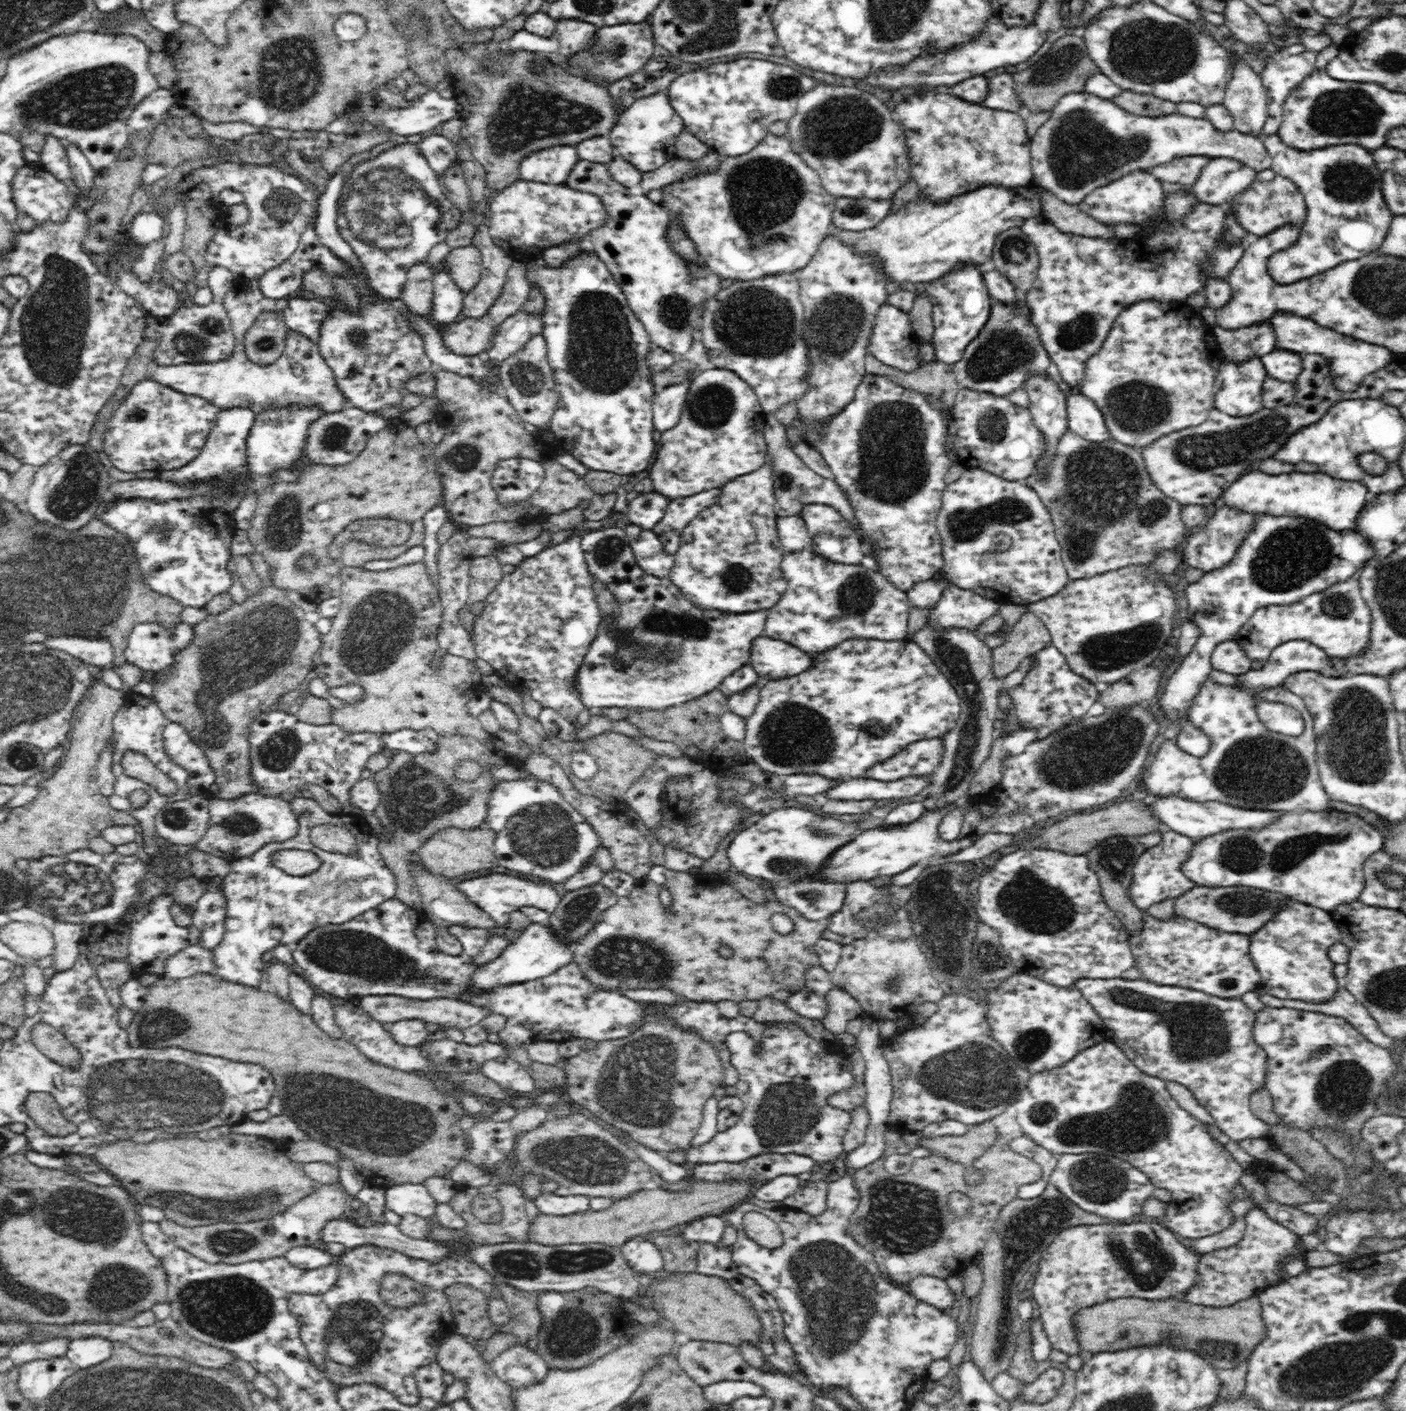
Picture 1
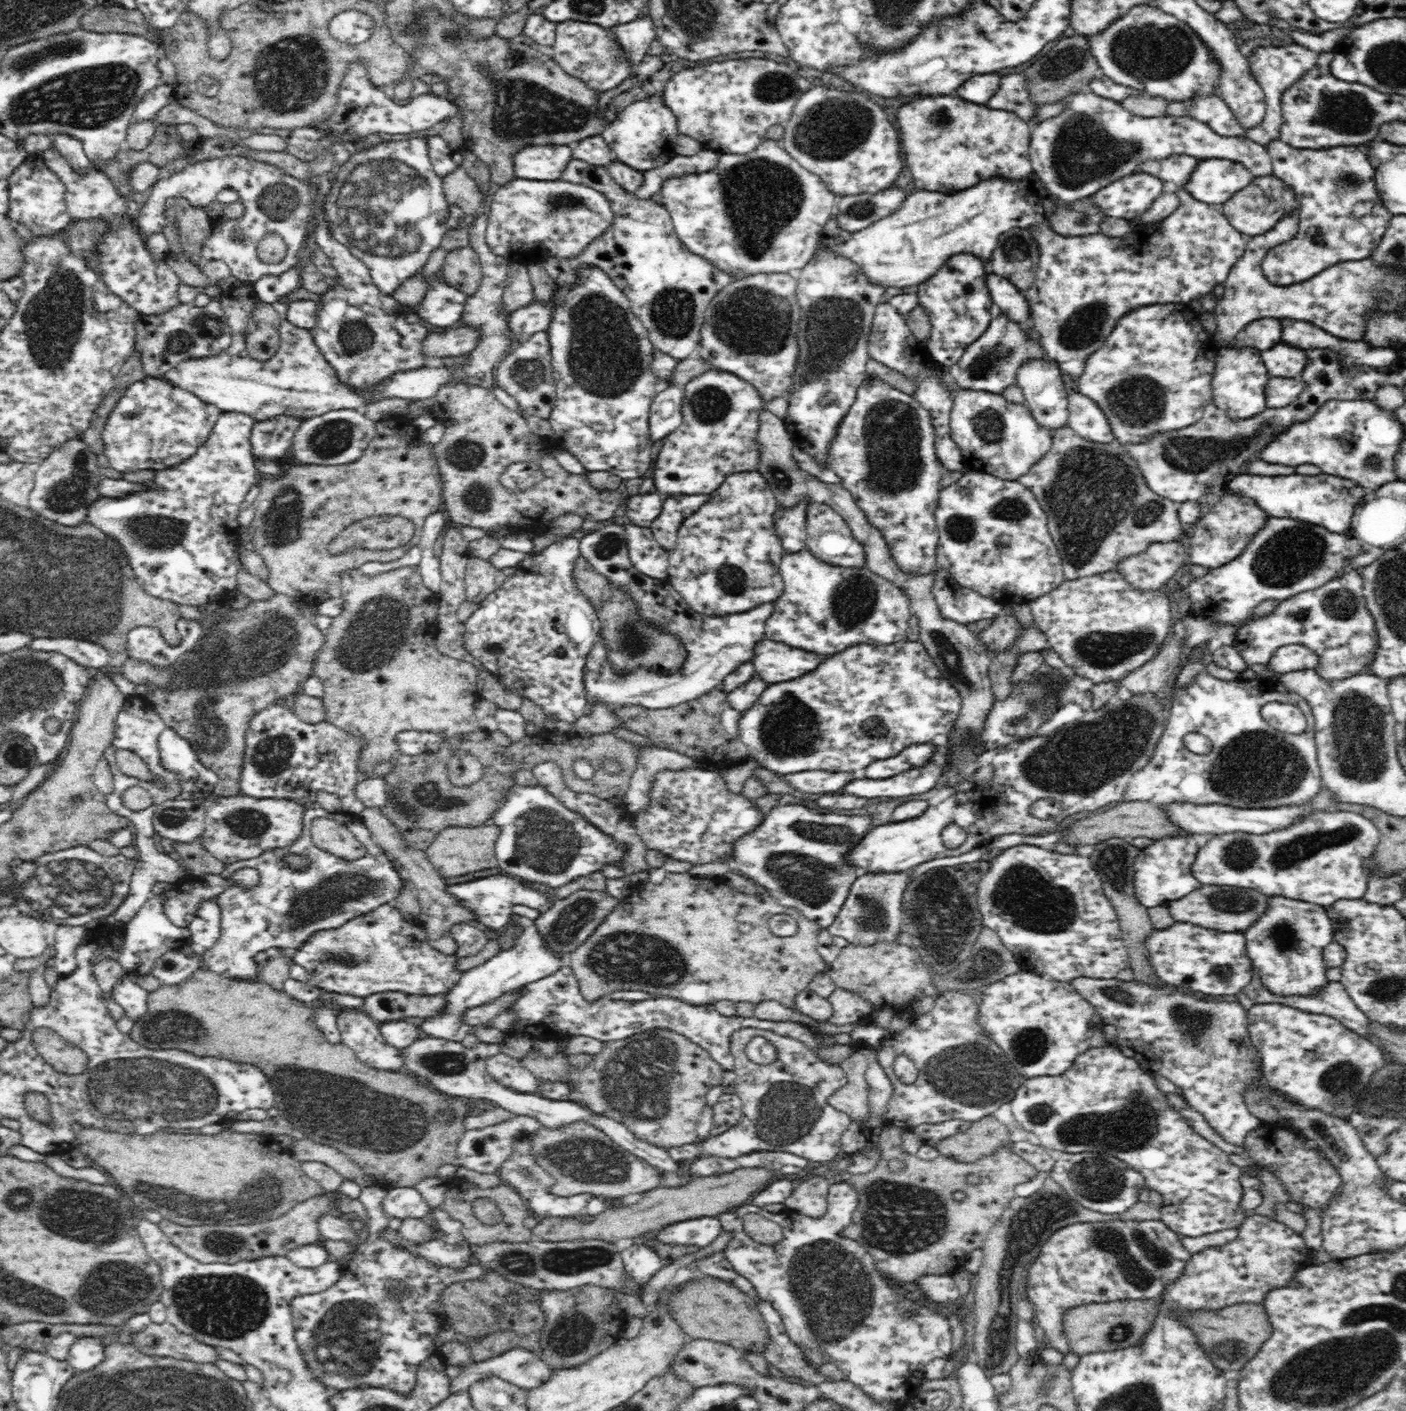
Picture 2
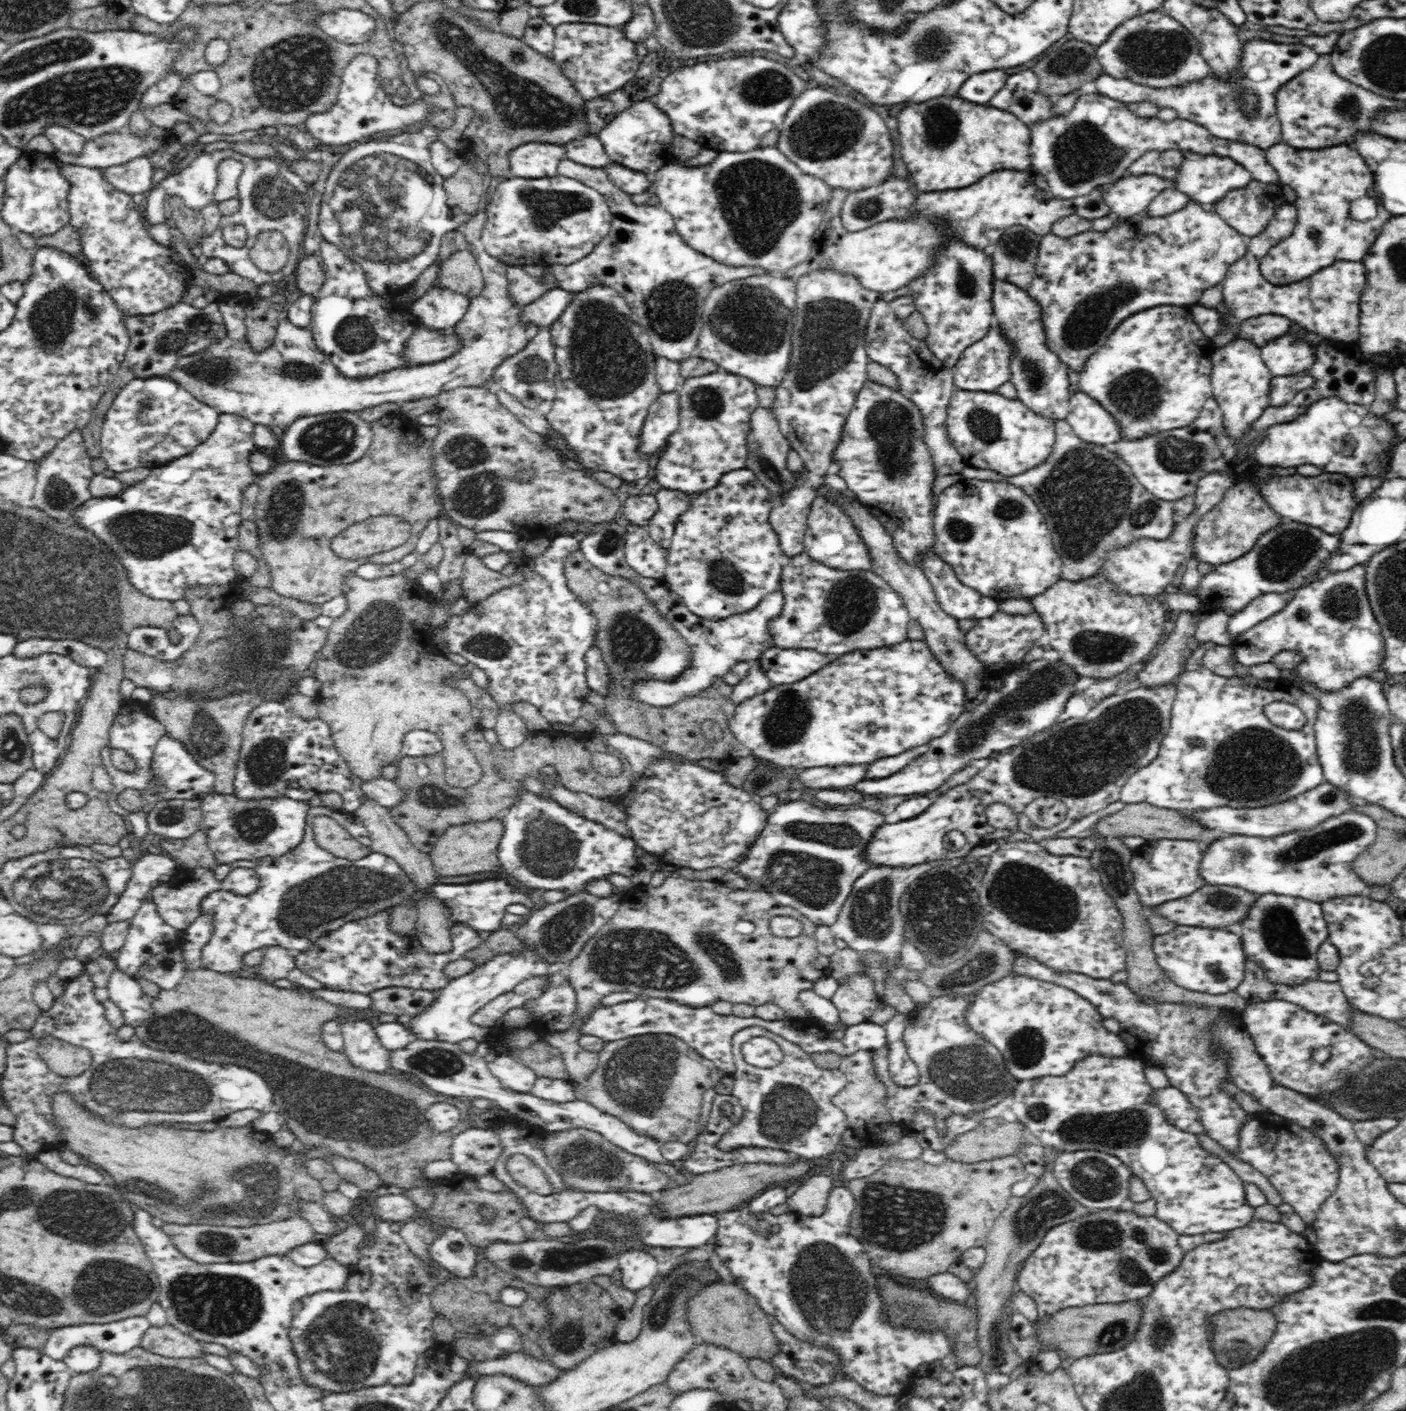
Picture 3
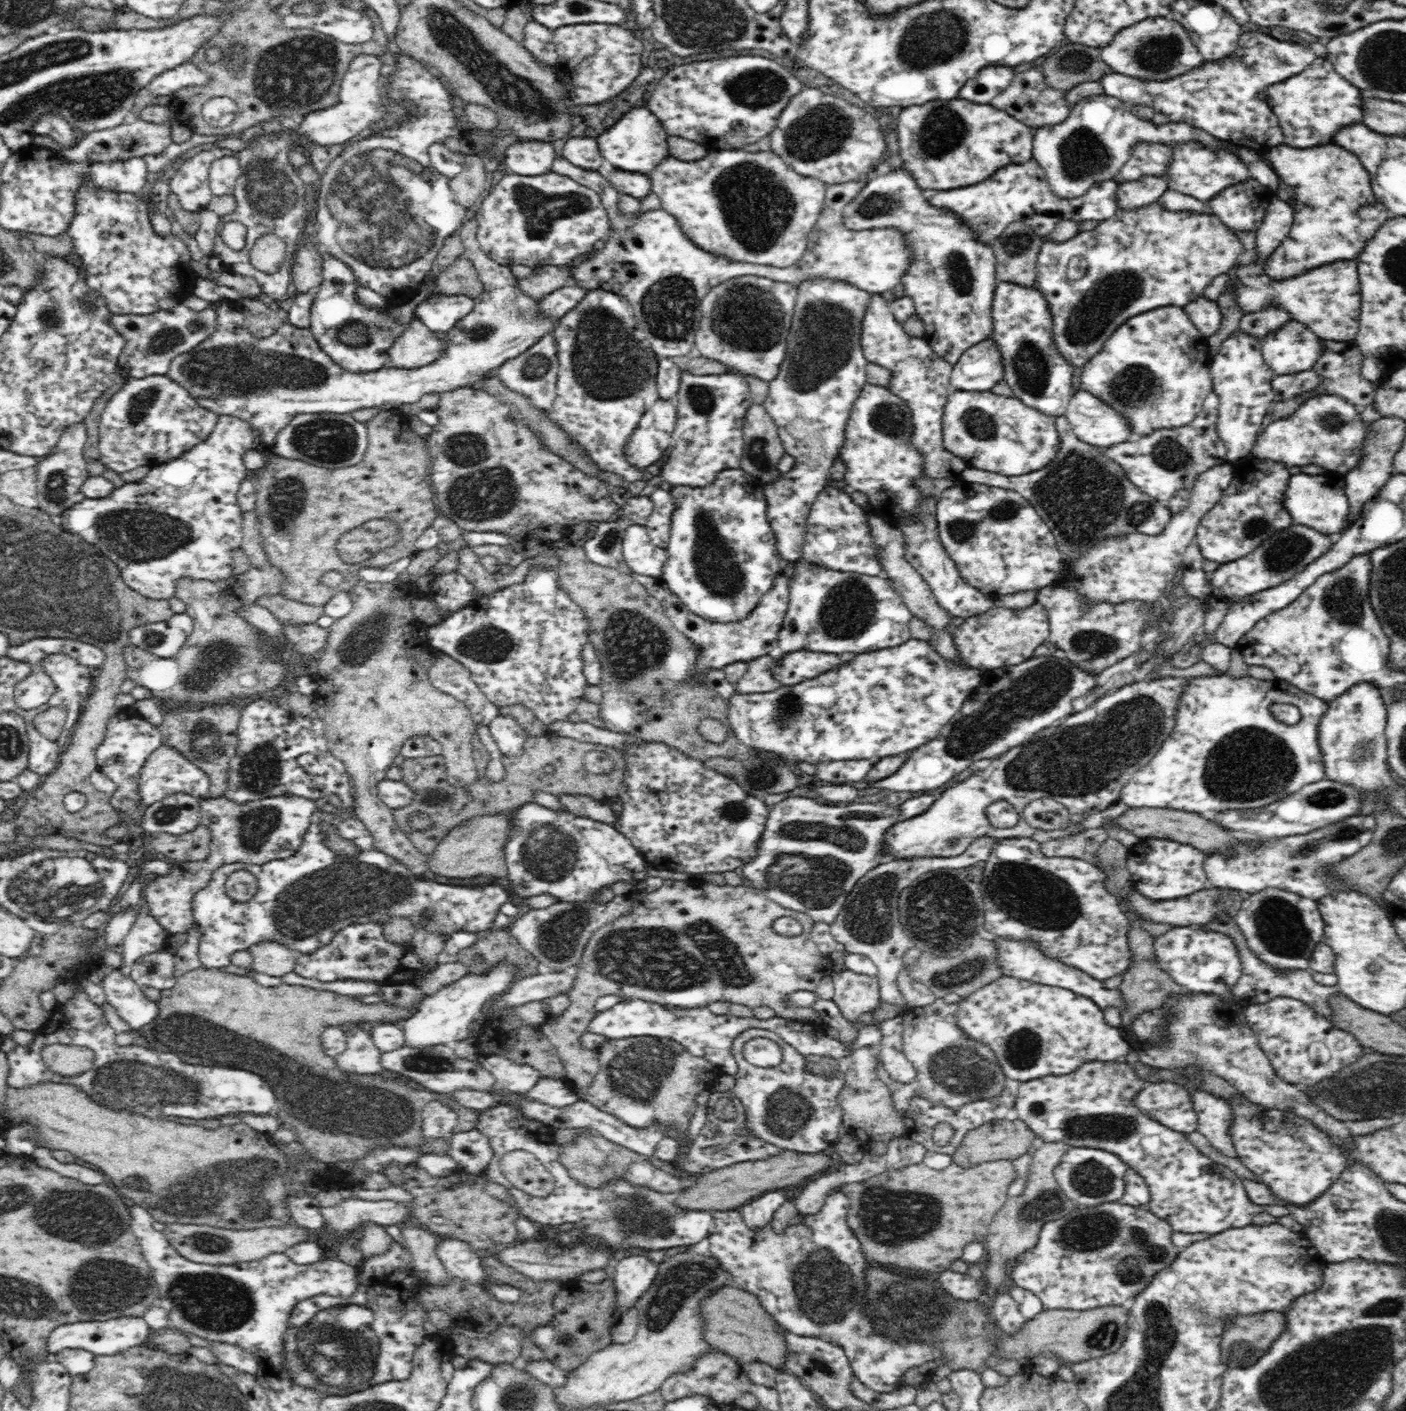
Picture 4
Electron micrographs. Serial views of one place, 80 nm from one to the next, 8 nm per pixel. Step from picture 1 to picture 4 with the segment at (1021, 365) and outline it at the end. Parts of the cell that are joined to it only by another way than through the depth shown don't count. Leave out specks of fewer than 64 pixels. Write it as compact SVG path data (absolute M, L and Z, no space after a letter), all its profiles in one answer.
M992 338L965 350L953 365L950 384L954 390L985 392L1004 379L1000 351Z

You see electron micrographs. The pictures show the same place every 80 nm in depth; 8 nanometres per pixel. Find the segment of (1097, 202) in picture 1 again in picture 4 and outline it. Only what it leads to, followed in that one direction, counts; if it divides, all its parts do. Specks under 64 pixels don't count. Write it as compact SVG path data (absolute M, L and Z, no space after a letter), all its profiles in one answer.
M1143 176L1135 181L1119 183L1117 201L1119 208L1140 208L1157 202L1169 189L1164 176Z

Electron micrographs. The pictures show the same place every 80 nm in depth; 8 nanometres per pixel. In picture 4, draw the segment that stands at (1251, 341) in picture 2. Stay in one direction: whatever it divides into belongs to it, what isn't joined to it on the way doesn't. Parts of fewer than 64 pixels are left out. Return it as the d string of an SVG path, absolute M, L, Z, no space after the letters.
M1266 304L1262 310L1242 316L1239 328L1255 336L1257 339L1278 330L1282 324L1290 320L1291 314L1277 304Z

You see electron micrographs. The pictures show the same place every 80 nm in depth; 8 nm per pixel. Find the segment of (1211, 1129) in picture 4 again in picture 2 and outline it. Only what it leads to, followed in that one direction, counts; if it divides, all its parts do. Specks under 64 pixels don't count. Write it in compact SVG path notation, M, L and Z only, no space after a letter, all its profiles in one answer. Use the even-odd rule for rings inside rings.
M1079 977L1066 984L1080 993L1102 1017L1105 1024L1114 1024L1118 1028L1115 1040L1117 1048L1126 1056L1136 1059L1149 1073L1158 1072L1168 1078L1185 1097L1185 1101L1194 1110L1205 1116L1208 1125L1234 1146L1240 1146L1249 1134L1261 1126L1261 1121L1252 1115L1246 1106L1243 1093L1248 1091L1250 1078L1258 1076L1258 1064L1261 1064L1258 1052L1254 1050L1248 1032L1246 1005L1238 1001L1206 1001L1198 995L1188 995L1172 988L1151 988L1134 981L1120 982L1115 979L1092 979ZM1236 1040L1243 1043L1236 1043Z

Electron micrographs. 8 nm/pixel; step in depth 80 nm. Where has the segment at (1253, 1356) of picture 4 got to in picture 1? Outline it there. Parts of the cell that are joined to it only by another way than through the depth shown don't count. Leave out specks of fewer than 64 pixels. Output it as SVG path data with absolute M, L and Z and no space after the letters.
M1259 1295L1226 1307L1193 1305L1171 1299L1114 1299L1074 1312L1073 1329L1080 1352L1117 1353L1158 1343L1165 1333L1178 1335L1174 1344L1194 1350L1212 1367L1232 1369L1247 1362L1267 1336Z

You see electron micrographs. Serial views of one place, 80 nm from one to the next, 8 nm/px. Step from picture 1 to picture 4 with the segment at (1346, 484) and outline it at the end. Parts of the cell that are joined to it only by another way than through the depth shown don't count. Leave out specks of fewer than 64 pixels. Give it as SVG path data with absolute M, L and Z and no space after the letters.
M1326 471L1319 475L1308 475L1300 472L1291 475L1288 484L1284 508L1291 514L1294 524L1307 526L1331 537L1336 537L1342 532L1349 512L1343 474Z

